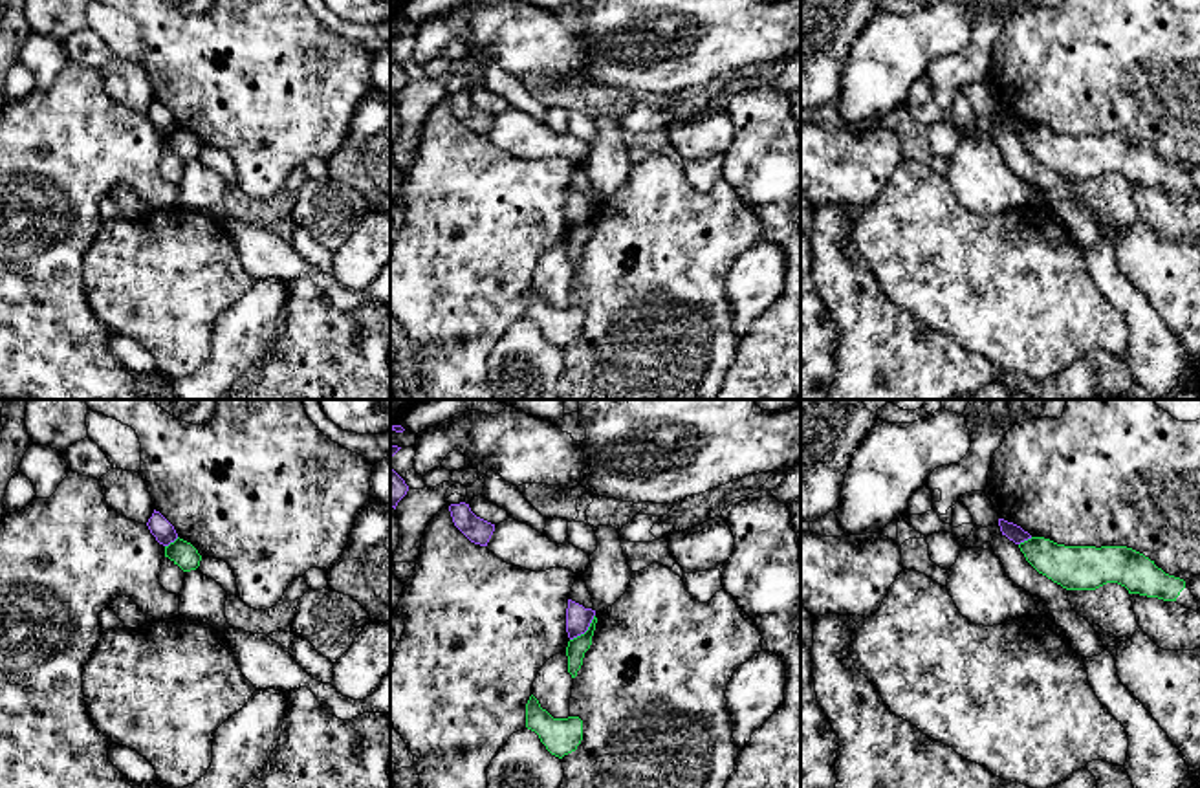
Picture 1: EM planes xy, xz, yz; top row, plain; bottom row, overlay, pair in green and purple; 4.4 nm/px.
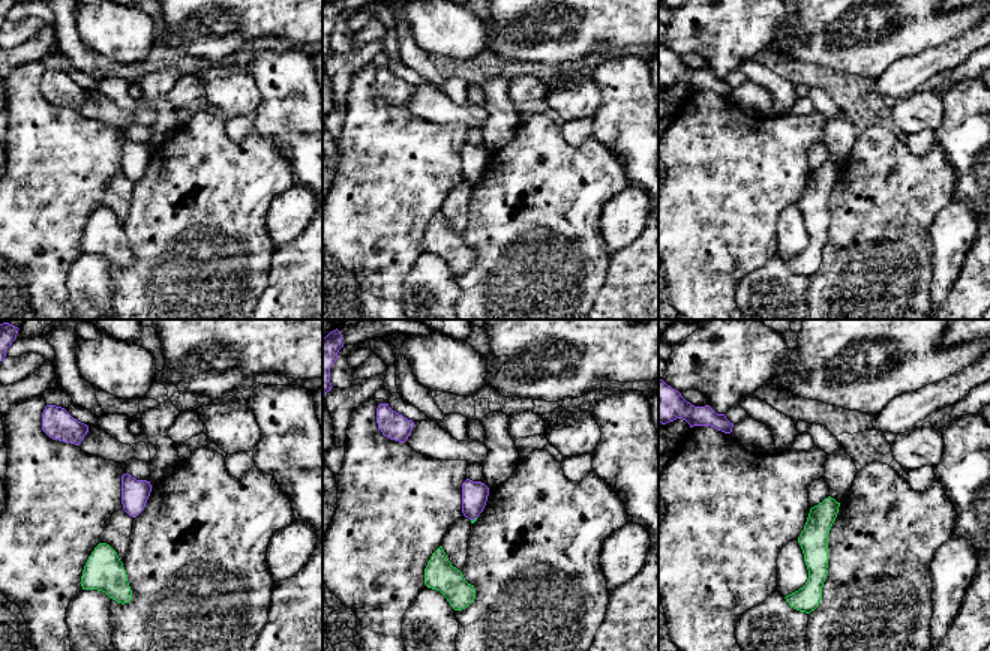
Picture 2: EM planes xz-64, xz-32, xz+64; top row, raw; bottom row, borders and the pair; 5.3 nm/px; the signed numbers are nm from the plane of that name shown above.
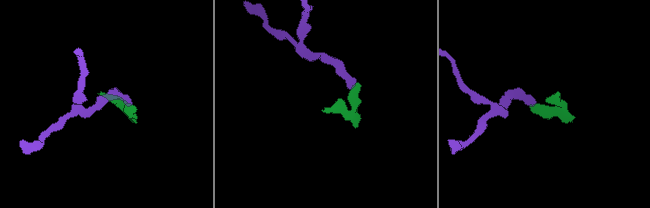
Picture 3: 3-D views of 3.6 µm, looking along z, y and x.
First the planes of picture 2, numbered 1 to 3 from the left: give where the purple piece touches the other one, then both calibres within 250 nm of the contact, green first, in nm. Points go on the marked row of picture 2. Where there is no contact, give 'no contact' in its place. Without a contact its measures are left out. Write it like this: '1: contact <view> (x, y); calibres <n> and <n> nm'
1: no contact
2: contact xz-32 (474, 519); calibres 20 and 140 nm
3: no contact

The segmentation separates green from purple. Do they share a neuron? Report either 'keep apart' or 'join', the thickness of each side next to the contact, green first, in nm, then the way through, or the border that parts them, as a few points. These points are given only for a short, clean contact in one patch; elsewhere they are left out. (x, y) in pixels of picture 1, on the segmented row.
join; calibres 90 and 110 nm; way xz (576, 649), (587, 631), (578, 618)

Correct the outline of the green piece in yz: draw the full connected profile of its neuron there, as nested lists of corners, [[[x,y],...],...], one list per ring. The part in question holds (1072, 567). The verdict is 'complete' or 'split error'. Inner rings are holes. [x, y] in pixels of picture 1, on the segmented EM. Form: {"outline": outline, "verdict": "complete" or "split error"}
{"outline": [[[998,519],[998,526],[1039,574],[1066,590],[1096,590],[1107,583],[1118,583],[1129,594],[1176,601],[1189,610],[1200,610],[1184,579],[1165,574],[1132,548],[1064,546],[1044,537],[1031,537],[1004,519]]], "verdict": "split error"}

